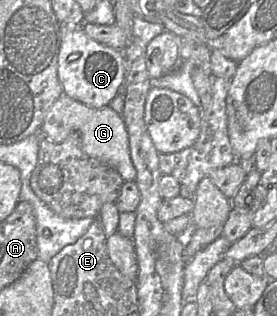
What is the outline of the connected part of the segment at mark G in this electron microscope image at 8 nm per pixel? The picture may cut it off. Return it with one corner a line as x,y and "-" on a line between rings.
62,93
48,110
40,132
41,136
53,143
62,143
70,134
76,133
85,154
114,168
124,182
134,181
136,178
124,119
109,105
101,108
90,107

